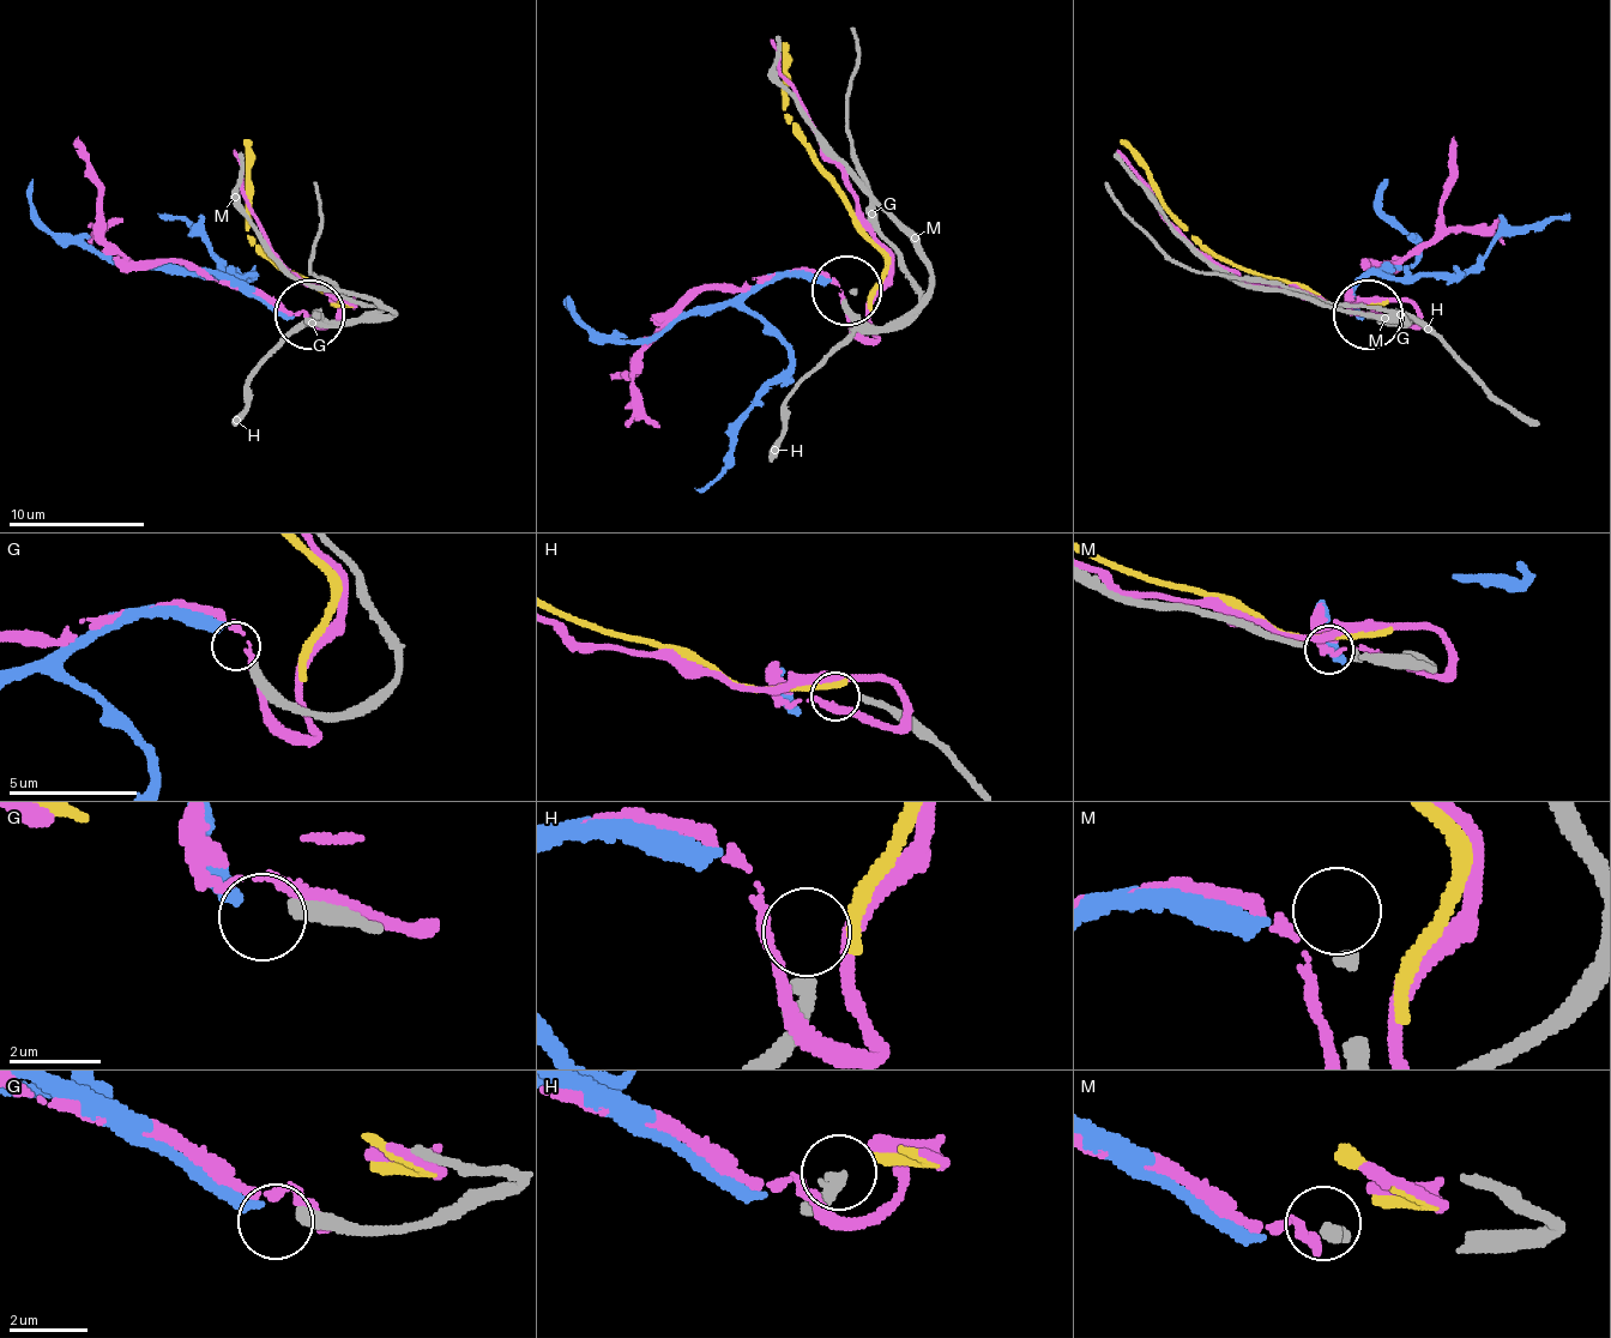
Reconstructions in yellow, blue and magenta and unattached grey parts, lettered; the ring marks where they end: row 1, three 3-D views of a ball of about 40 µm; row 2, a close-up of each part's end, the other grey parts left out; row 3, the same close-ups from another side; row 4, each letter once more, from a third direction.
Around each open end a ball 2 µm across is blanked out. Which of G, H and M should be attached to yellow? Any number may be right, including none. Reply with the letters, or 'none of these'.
none of these

